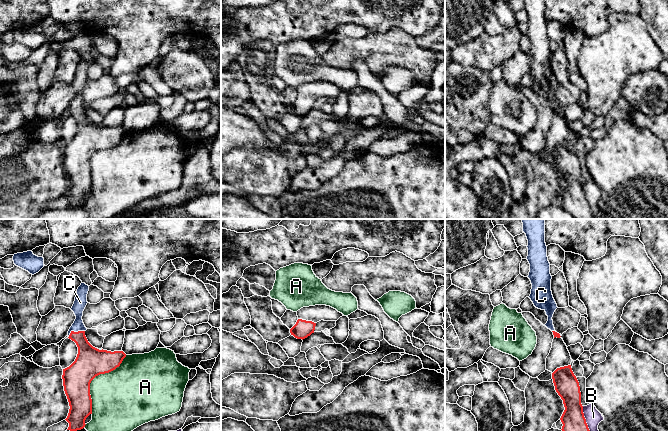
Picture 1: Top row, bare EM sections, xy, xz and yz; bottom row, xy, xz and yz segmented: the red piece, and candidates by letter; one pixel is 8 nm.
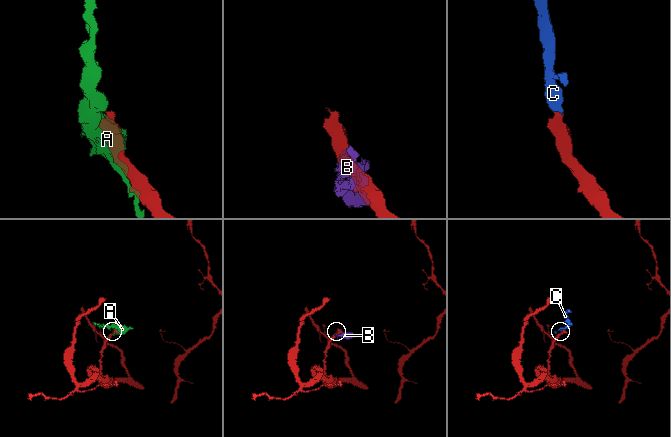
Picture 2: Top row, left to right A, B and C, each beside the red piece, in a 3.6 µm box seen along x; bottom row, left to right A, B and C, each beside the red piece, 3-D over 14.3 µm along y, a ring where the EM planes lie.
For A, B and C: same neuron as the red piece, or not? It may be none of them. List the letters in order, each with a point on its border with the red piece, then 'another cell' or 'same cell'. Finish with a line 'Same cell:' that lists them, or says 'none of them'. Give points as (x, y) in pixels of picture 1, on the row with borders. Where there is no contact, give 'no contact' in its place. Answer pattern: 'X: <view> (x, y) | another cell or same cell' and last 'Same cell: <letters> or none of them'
A: xy (94, 377) | another cell
B: yz (584, 418) | another cell
C: xy (75, 332) | same cell
Same cell: C

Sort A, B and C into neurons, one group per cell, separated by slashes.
A / B / C

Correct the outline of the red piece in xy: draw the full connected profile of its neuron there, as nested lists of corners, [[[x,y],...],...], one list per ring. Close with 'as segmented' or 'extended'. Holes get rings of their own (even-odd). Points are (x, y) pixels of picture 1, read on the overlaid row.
[[[85,283],[77,289],[71,310],[76,319],[68,331],[68,338],[78,347],[75,361],[63,369],[63,386],[69,402],[69,413],[65,419],[69,423],[67,430],[77,431],[85,427],[86,418],[92,414],[90,383],[100,374],[109,373],[120,366],[126,354],[123,351],[99,350],[93,347],[85,336],[82,316],[87,305],[89,286]]] | extended

